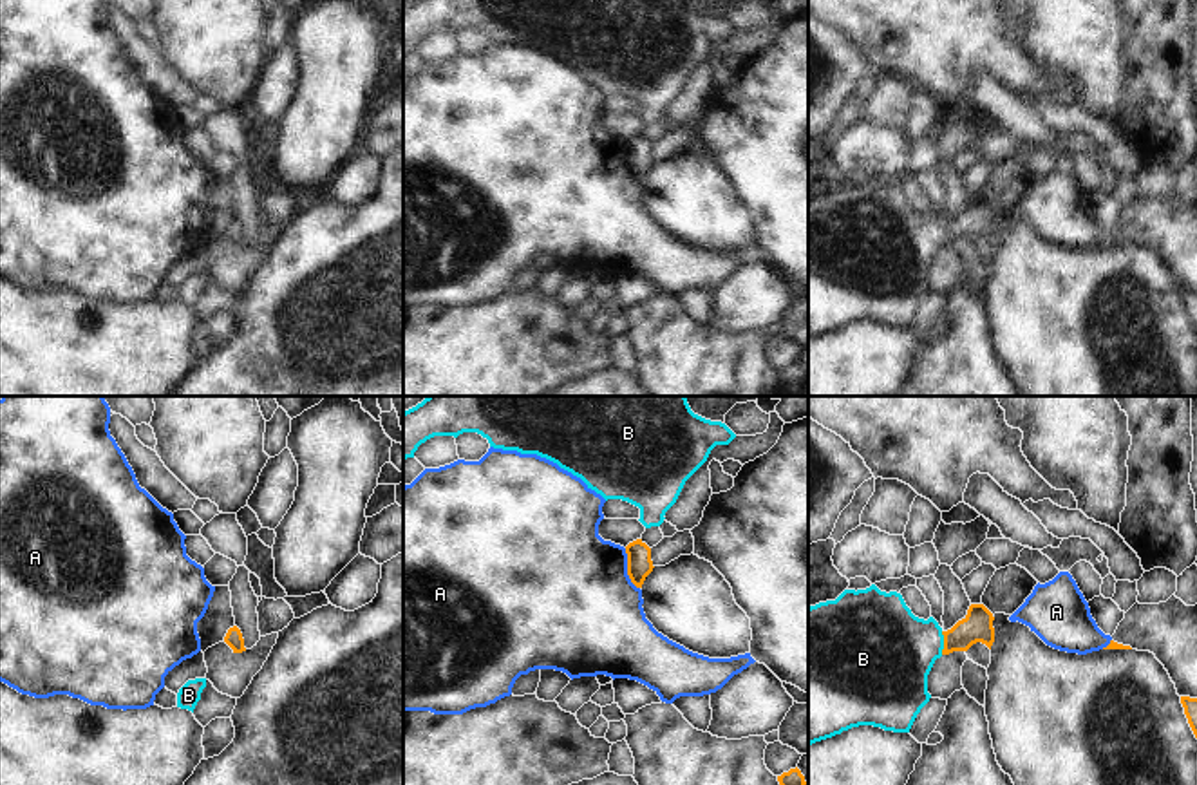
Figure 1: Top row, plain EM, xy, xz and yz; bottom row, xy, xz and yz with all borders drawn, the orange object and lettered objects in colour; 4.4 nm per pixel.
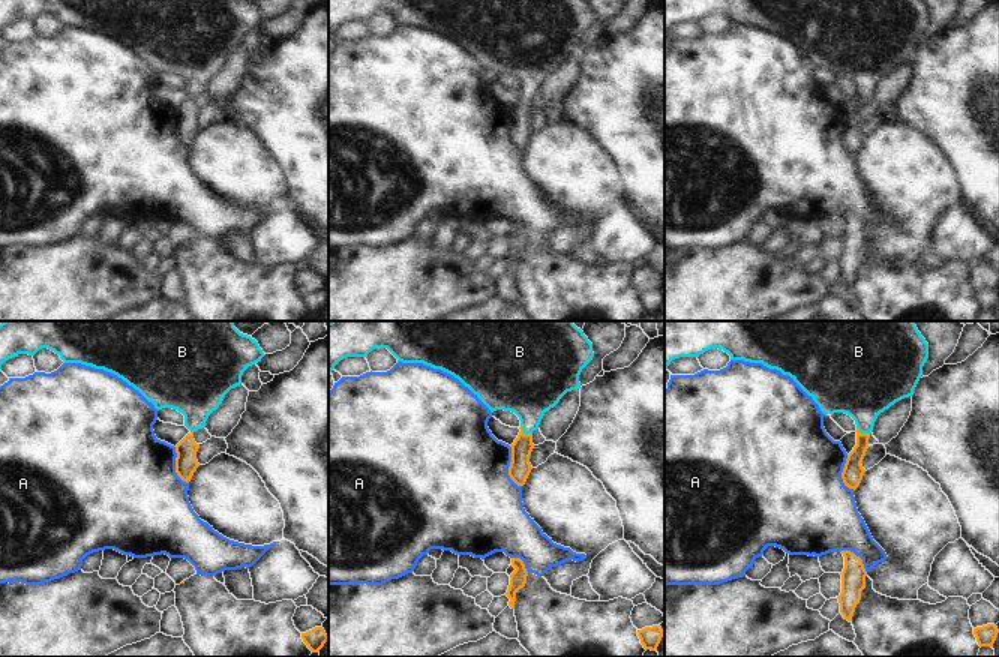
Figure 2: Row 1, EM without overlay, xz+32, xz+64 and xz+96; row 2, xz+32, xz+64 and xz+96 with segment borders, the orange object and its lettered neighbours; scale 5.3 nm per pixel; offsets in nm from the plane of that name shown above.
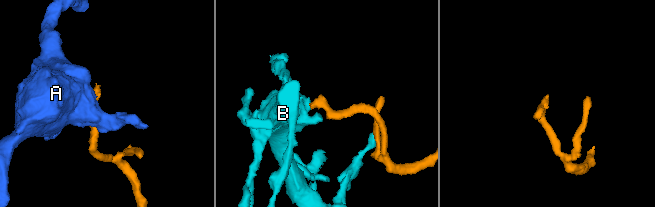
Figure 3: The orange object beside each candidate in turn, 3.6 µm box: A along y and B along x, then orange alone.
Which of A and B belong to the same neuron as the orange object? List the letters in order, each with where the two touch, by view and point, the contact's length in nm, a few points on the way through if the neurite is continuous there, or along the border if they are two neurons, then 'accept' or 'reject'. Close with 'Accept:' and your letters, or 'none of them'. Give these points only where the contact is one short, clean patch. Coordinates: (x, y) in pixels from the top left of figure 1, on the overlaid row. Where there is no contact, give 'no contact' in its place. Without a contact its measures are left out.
A: meets orange in xz at (628, 568); contact 200 nm long; reject
B: meets orange in yz at (944, 643); contact 100 nm long; runs through yz (977, 626), (944, 643), (890, 652); accept
Accept: B

